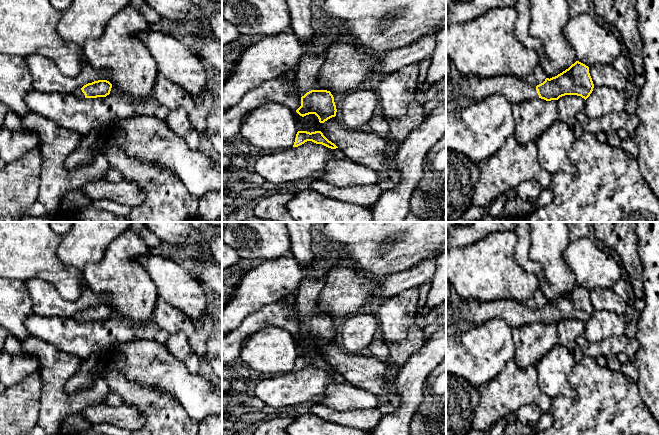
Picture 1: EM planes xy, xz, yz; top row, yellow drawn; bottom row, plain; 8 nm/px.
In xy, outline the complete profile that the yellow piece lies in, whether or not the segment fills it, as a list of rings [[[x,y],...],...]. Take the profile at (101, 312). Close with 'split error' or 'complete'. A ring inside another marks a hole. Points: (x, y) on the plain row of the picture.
[[[98,304],[84,309],[74,315],[78,322],[97,322],[106,321],[110,318],[112,308],[107,304]]] | split error

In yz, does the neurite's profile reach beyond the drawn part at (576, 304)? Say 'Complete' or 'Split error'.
Split error

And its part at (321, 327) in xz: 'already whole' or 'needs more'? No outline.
needs more

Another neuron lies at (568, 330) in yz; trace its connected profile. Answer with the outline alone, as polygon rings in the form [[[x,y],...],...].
[[[565,319],[557,324],[557,342],[556,344],[566,347],[573,355],[575,362],[583,358],[583,353],[576,343],[579,336],[585,332],[585,323],[577,319]]]

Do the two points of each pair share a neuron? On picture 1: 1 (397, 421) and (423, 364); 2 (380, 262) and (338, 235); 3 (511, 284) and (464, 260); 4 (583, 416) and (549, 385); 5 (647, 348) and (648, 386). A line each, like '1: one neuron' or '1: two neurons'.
1: one neuron
2: one neuron
3: one neuron
4: two neurons
5: one neuron

